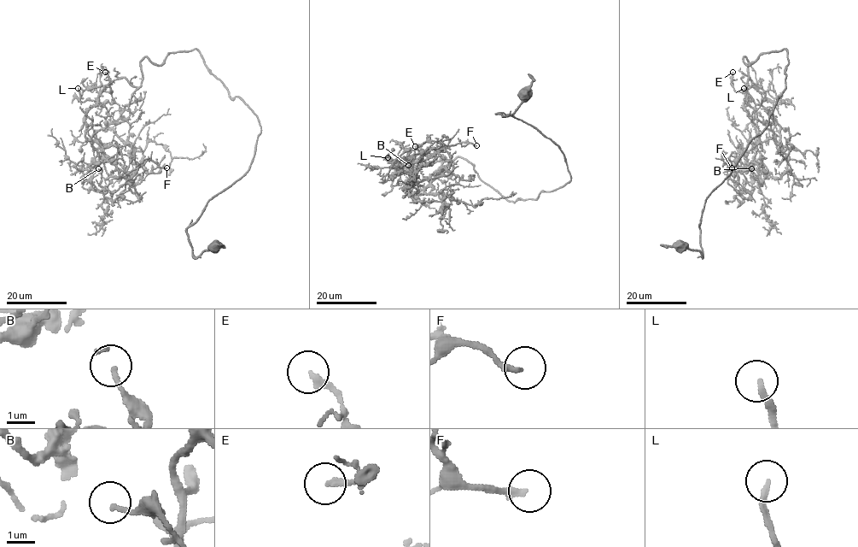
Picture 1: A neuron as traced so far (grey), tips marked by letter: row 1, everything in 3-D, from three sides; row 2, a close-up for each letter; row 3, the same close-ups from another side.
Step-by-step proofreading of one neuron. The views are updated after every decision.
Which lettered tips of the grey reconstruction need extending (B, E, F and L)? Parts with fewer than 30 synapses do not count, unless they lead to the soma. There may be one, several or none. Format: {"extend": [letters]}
{"extend": ["F"]}

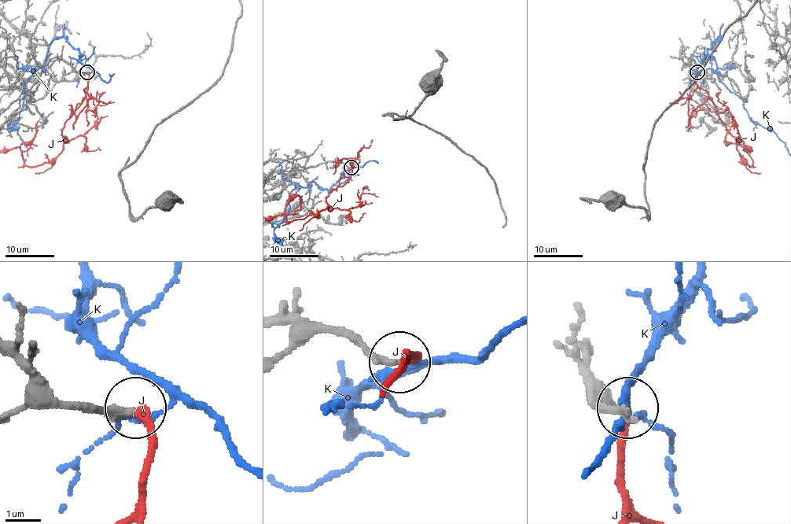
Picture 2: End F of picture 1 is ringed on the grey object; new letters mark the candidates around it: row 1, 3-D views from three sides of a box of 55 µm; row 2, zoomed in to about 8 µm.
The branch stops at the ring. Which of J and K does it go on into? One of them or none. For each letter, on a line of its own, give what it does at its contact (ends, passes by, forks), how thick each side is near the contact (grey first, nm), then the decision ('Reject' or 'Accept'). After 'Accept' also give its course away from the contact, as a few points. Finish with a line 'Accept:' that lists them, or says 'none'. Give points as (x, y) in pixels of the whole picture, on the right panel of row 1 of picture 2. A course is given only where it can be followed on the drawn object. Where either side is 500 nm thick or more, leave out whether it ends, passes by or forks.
J: It ends there. Thickness 200 nm (grey) against 200 nm. Accept
K: It passes by. Thickness 220 nm (grey) against 130 nm. Reject
Accept: J

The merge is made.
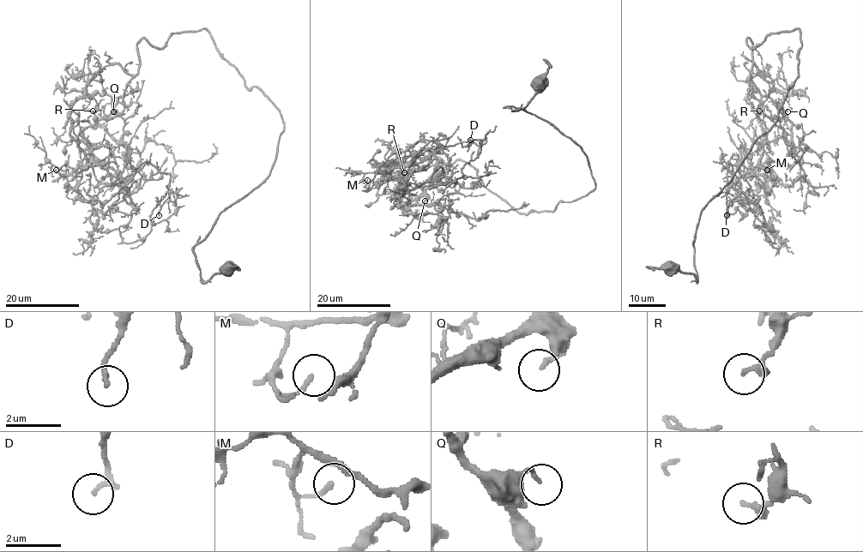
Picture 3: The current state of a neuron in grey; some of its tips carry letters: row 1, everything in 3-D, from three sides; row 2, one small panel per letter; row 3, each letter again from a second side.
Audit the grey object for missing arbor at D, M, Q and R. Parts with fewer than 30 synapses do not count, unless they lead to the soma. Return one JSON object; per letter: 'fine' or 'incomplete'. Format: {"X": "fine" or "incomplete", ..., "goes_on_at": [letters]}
{"D": "incomplete", "M": "fine", "Q": "fine", "R": "fine", "goes_on_at": ["D"]}

